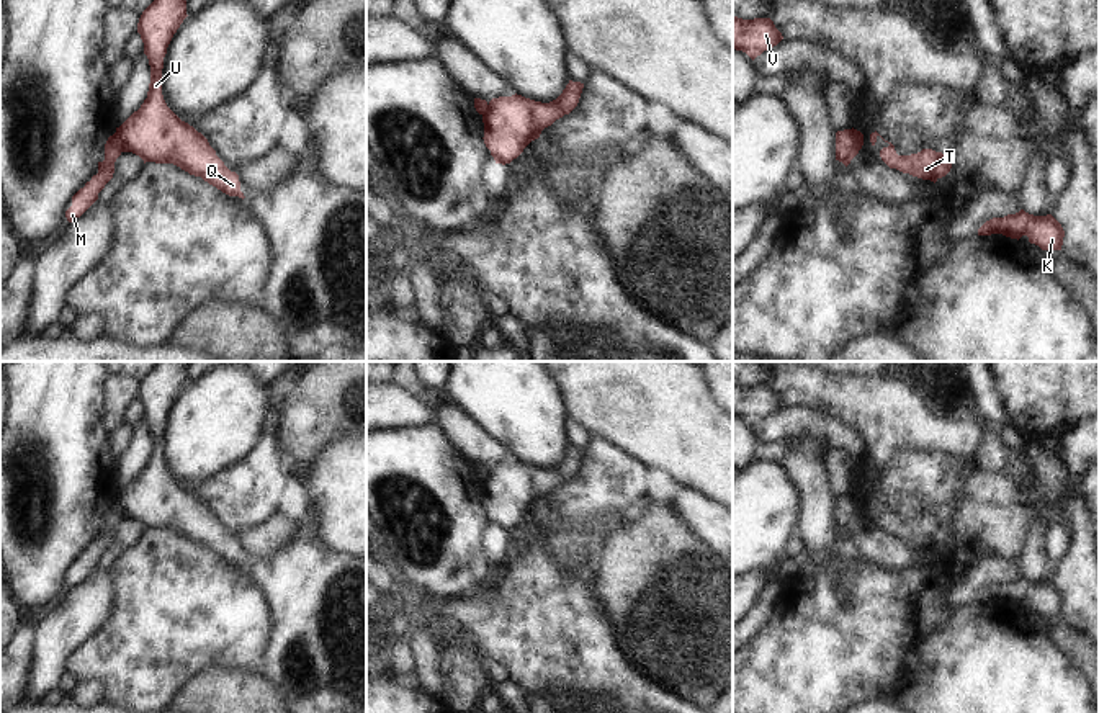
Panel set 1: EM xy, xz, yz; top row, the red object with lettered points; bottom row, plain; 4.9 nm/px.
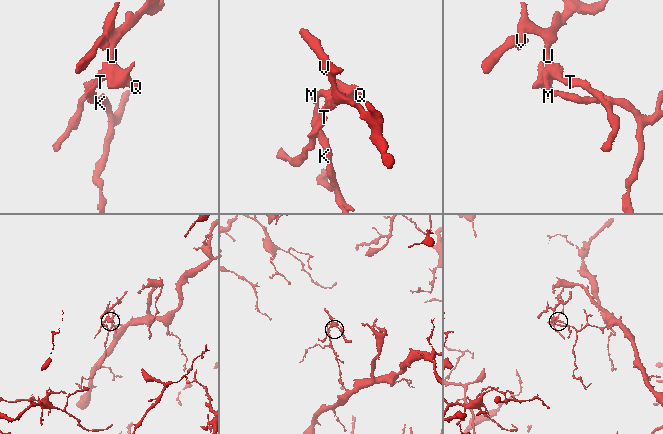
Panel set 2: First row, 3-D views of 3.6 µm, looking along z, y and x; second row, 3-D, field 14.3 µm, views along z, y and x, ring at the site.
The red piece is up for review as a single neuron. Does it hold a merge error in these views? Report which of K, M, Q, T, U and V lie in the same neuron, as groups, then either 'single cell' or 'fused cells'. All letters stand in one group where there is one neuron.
groups K M / Q T U V; fused cells

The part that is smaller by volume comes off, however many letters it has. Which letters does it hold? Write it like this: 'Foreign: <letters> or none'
Foreign: Q, T, U, V

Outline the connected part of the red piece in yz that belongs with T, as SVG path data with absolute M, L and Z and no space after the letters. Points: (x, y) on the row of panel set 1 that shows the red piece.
M891 142L888 144L888 147L880 150L880 157L890 168L896 168L922 180L931 180L934 183L945 177L952 168L949 157L942 152L922 149L917 154L898 155L895 146Z

